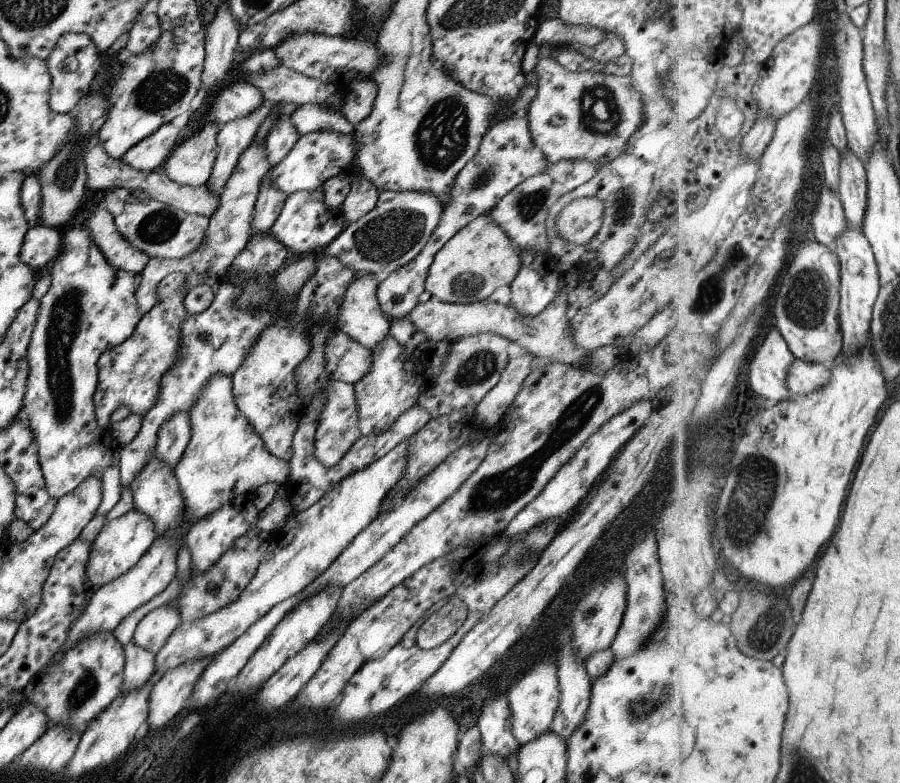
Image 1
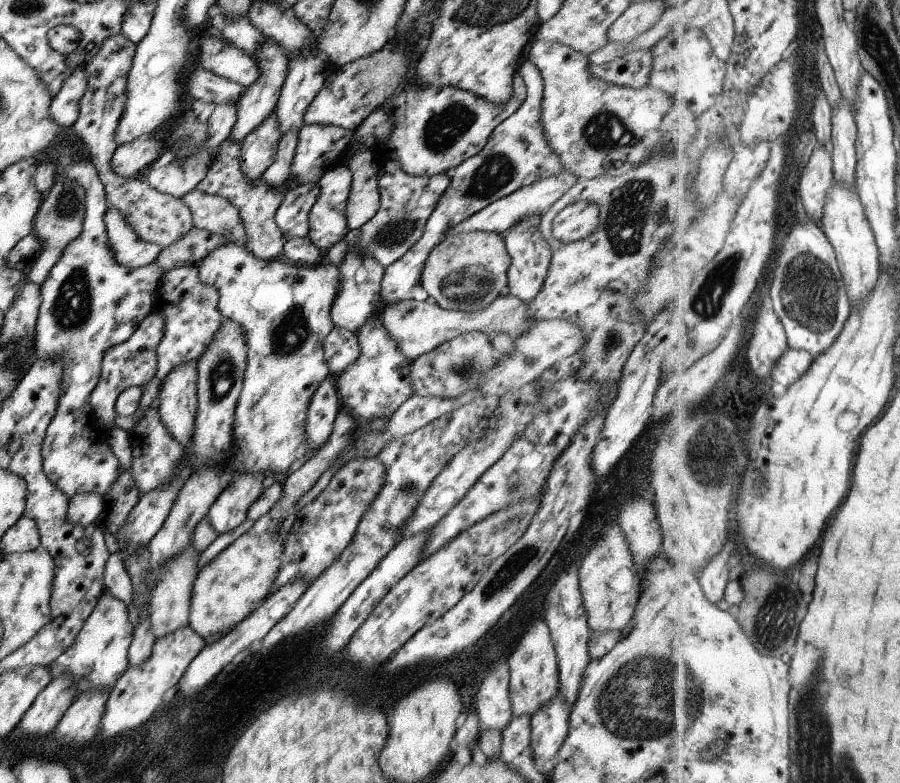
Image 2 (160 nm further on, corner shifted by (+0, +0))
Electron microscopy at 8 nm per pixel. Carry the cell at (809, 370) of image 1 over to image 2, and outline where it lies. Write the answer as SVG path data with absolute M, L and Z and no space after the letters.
M789 347L774 364L772 378L788 388L793 382L799 380L799 377L803 376L813 363L814 356L810 352Z

